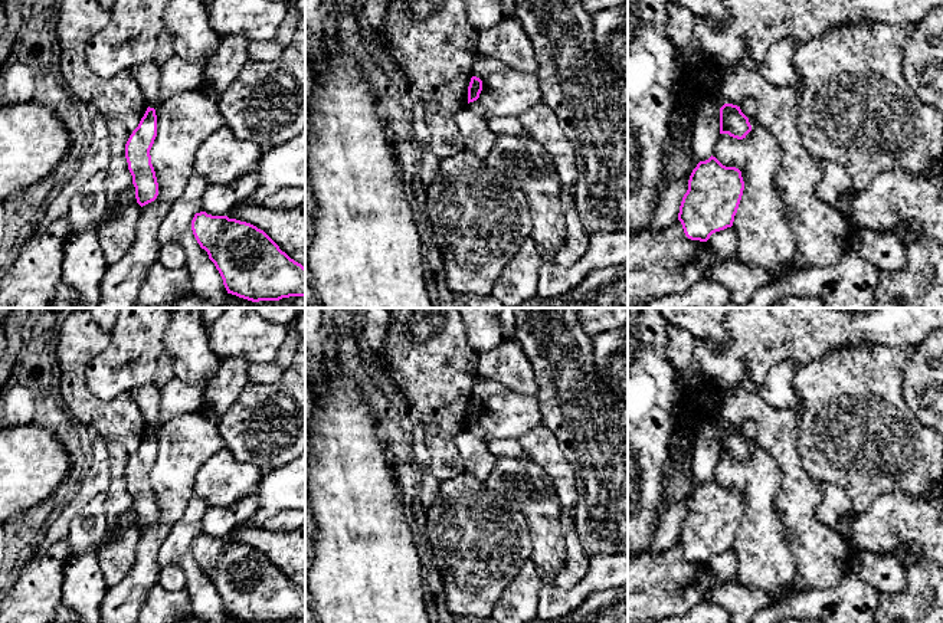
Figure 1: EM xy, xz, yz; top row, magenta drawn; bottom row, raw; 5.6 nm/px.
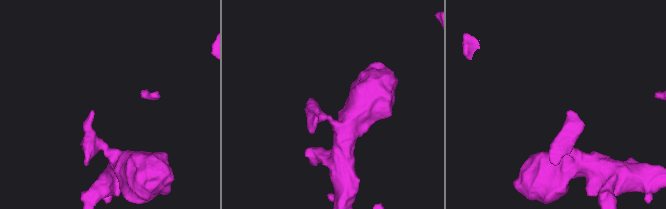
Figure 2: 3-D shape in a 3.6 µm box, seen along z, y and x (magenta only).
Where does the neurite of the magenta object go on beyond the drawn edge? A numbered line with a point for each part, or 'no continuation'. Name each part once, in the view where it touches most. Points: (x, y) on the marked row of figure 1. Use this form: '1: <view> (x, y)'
no continuation

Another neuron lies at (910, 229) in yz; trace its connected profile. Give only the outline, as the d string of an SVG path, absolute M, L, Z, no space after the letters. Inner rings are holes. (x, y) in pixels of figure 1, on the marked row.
M913 219L901 222L895 229L895 235L901 242L913 240L919 237L923 232L923 226Z

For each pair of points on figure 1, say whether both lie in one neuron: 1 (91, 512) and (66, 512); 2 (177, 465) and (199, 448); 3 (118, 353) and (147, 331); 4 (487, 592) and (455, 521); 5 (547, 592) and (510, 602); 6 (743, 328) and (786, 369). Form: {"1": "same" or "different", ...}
{"1": "different", "2": "same", "3": "same", "4": "same", "5": "different", "6": "different"}

